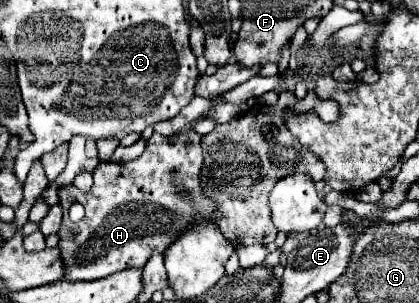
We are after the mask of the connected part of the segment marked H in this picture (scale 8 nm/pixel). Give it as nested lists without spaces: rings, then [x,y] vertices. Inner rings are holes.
[[[192,129],[172,137],[154,133],[138,159],[128,163],[100,163],[94,169],[94,185],[88,193],[82,193],[74,185],[58,189],[60,207],[64,211],[58,231],[60,257],[66,263],[64,279],[94,281],[122,269],[144,267],[152,251],[164,251],[192,219],[216,217],[212,199],[204,195],[198,181],[202,165],[200,139],[202,137]],[[68,197],[74,197],[86,209],[80,223],[68,217]]]

